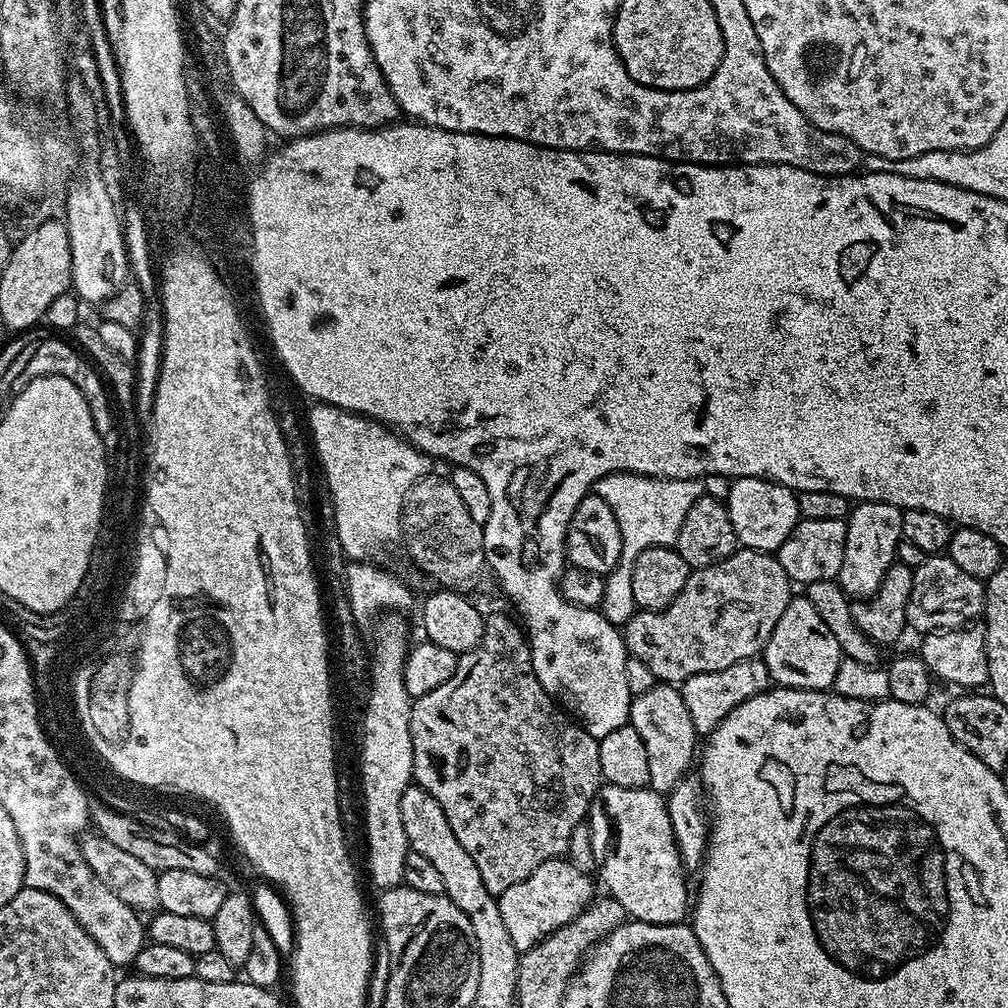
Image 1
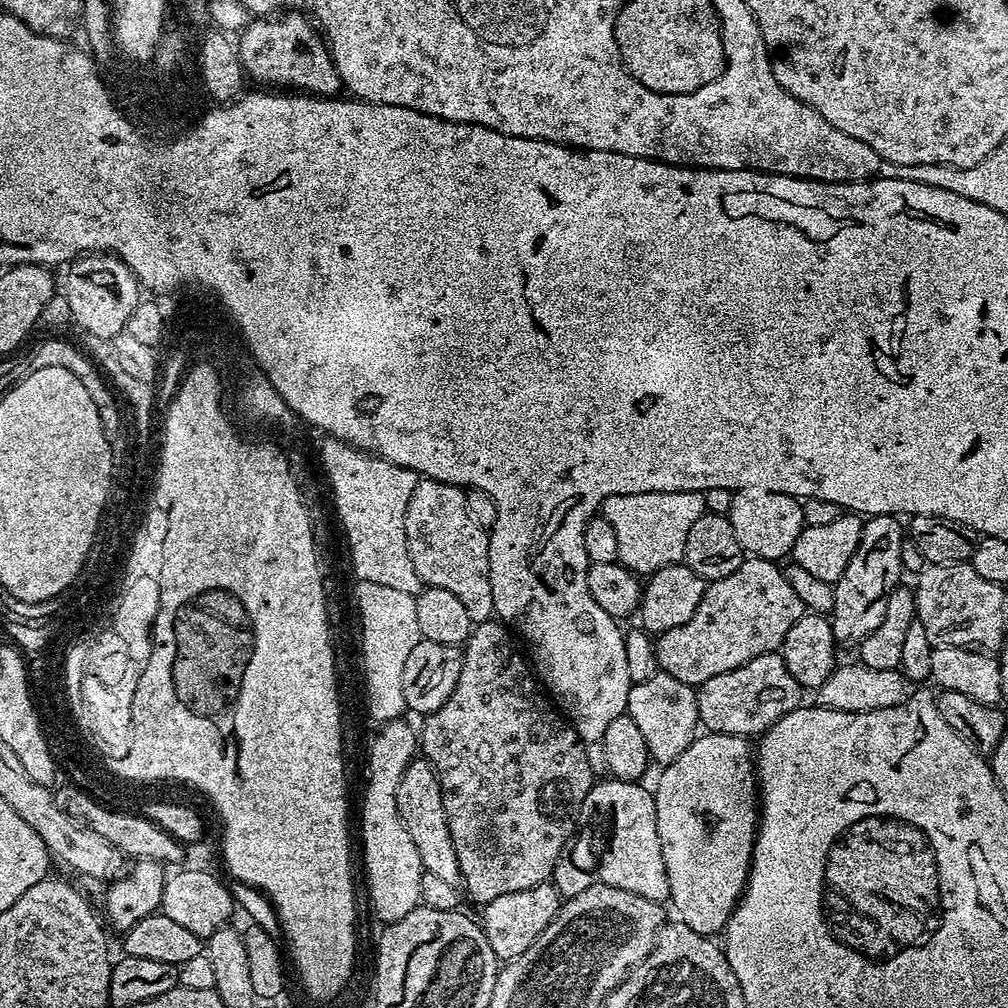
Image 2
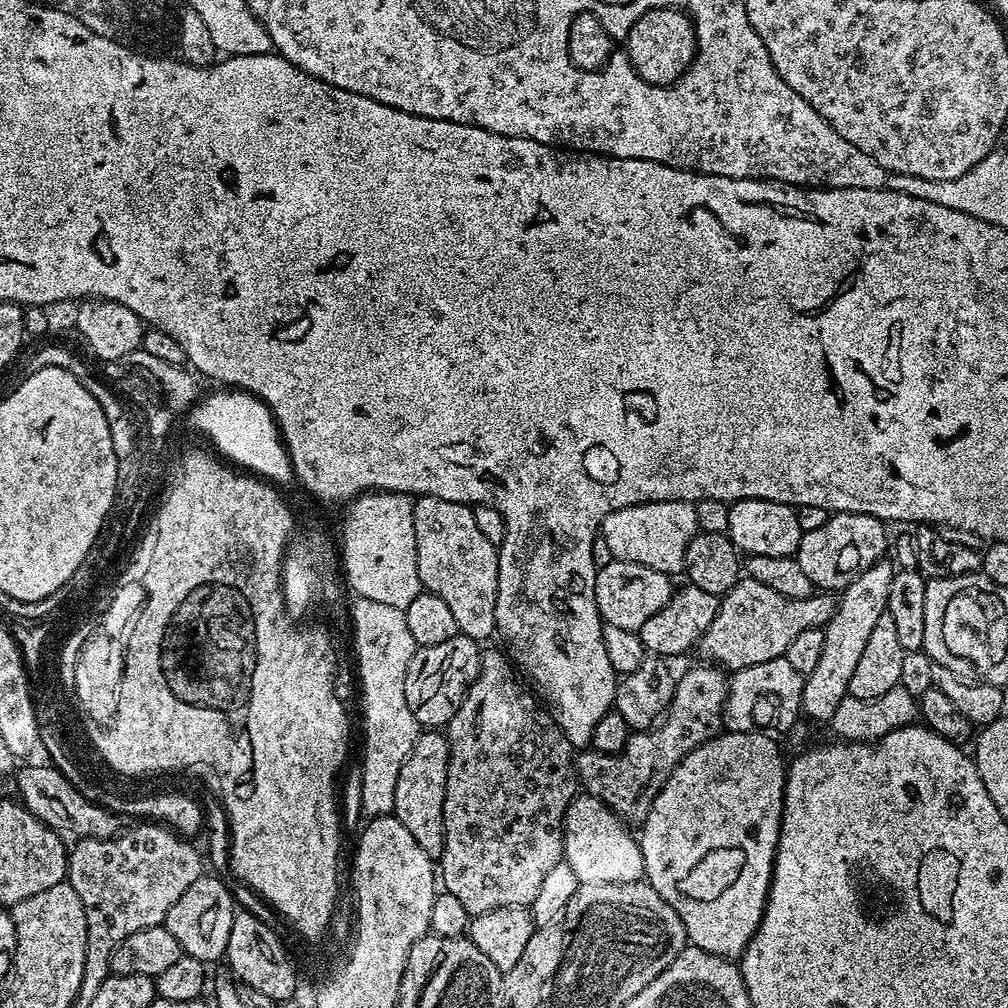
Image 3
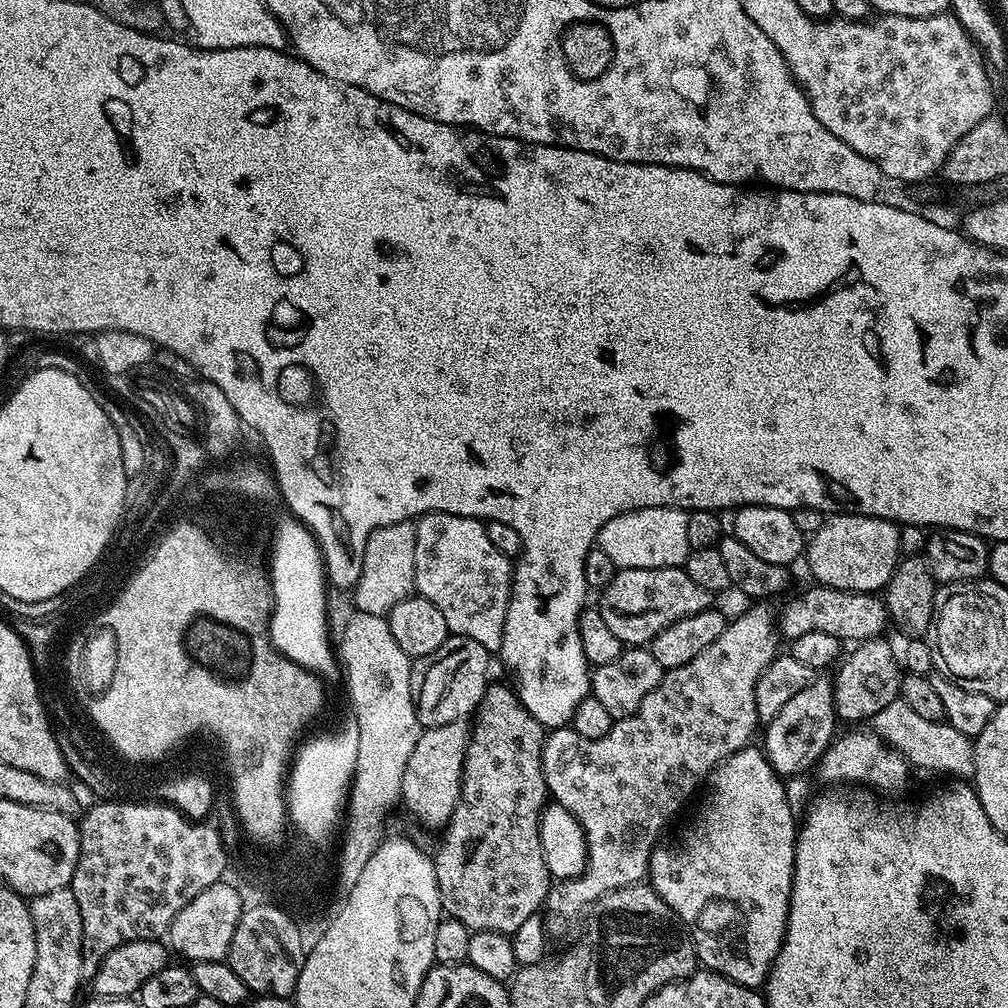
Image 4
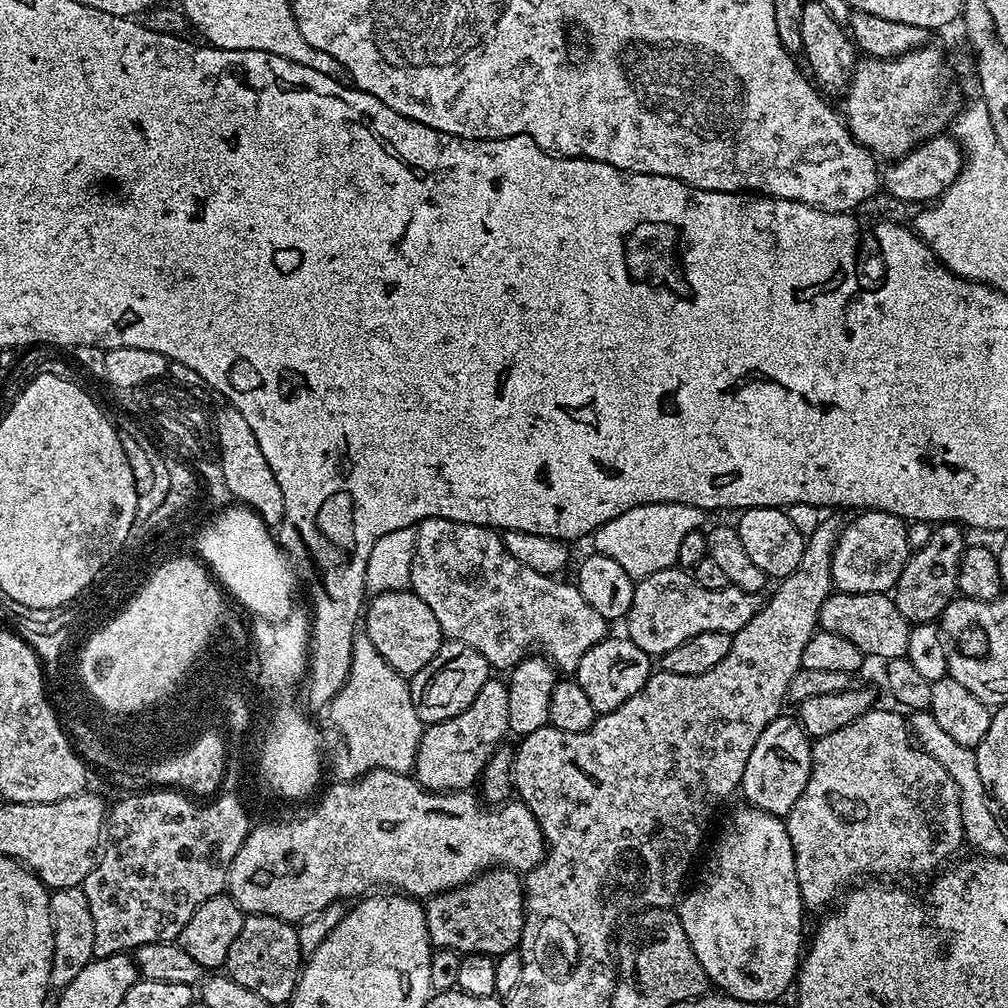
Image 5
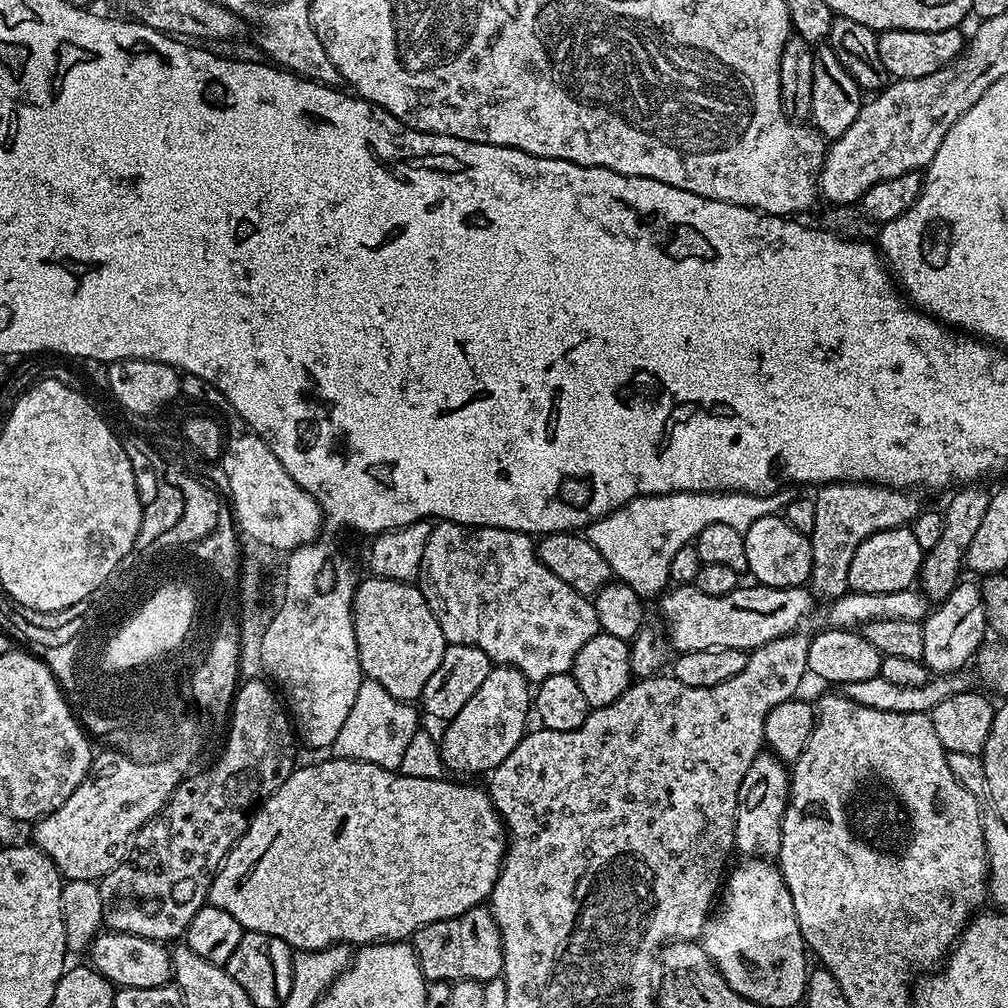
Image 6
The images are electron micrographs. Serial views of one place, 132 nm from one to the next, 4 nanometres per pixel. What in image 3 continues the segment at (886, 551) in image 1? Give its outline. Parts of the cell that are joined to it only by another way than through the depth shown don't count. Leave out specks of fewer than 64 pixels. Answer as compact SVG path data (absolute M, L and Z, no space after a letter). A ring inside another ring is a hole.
M887 559L878 560L874 566L870 566L850 586L839 593L836 601L836 613L830 618L830 622L824 625L824 645L822 654L818 658L818 666L806 674L804 689L802 690L802 702L800 703L803 715L809 716L812 720L831 721L834 710L838 710L838 702L848 695L850 678L854 675L854 670L862 655L862 649L866 647L866 638L874 630L874 625L878 623L878 618L882 618L888 610L888 595L890 594L890 582L892 581L893 565Z

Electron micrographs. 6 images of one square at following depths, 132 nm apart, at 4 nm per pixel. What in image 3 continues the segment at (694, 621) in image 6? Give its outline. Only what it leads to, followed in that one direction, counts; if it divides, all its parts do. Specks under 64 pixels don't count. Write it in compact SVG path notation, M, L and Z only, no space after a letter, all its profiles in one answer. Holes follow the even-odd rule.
M613 559L606 566L596 569L594 598L600 619L610 626L622 626L622 630L639 632L646 618L658 614L658 610L662 610L662 606L670 602L673 591L673 577L658 570L650 570L650 566L642 566L638 562Z

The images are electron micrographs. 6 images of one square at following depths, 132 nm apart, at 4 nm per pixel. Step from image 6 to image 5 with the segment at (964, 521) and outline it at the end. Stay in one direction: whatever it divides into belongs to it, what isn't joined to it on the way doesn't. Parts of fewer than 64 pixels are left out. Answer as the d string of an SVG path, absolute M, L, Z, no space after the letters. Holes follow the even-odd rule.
M941 523L933 531L926 546L909 555L906 566L891 593L892 601L898 606L898 614L902 614L902 618L906 618L909 625L939 621L948 603L957 595L956 583L960 559L966 547L963 534L965 535L961 525Z

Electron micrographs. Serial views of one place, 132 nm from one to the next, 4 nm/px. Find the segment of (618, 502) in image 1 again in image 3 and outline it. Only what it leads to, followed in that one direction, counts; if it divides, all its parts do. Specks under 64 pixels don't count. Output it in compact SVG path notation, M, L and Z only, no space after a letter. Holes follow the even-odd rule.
M667 500L614 510L600 523L599 535L606 542L606 546L610 546L612 559L638 562L642 566L650 566L650 570L658 570L675 577L683 573L686 546L690 546L697 531L695 503Z

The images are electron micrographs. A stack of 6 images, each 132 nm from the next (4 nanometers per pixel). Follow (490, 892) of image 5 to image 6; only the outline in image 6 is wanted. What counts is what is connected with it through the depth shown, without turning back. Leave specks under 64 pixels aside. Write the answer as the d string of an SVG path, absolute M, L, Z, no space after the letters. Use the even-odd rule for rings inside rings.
M477 906L466 910L460 916L454 918L442 918L430 922L416 930L415 936L411 937L410 943L416 950L416 957L420 963L420 969L425 981L447 980L479 980L481 982L492 980L501 975L504 970L504 955L502 954L502 938L498 926L494 922L491 911L487 907Z

